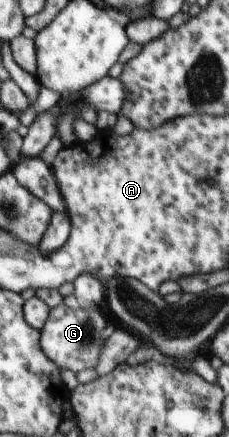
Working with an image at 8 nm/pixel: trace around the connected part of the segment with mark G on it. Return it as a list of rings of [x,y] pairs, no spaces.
[[[61,303],[61,305],[50,309],[47,321],[40,329],[42,352],[61,370],[68,369],[73,373],[81,370],[94,371],[104,344],[101,331],[107,325],[107,318],[99,309],[72,309]]]

